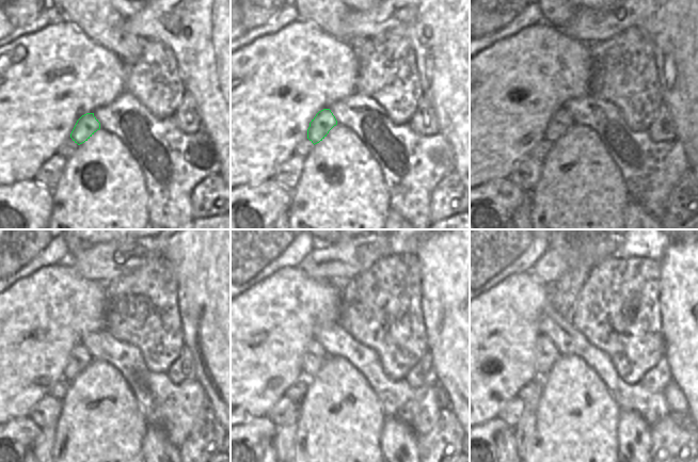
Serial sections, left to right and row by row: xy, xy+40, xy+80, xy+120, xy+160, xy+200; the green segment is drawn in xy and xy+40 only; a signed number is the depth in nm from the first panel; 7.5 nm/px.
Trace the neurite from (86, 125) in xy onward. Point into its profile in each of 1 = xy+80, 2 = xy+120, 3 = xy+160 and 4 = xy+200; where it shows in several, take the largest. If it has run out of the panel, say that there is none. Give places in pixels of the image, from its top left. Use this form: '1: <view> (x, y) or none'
1: xy+80 (560, 122)
2: xy+120 (79, 357)
3: xy+160 (314, 355)
4: xy+200 (545, 354)

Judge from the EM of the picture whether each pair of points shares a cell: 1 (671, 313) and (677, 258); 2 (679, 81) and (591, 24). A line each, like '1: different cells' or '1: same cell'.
1: same cell
2: same cell

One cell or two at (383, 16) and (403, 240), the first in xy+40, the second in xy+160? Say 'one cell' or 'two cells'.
two cells

